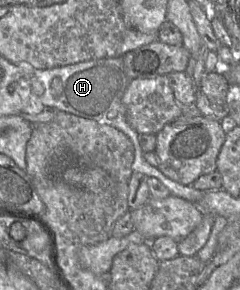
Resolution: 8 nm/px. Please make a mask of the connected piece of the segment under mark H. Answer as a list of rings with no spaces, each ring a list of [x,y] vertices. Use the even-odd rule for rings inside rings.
[[[122,57],[95,59],[44,70],[34,69],[26,62],[20,62],[18,66],[23,69],[22,79],[19,80],[19,83],[23,86],[22,96],[23,91],[26,91],[26,103],[29,106],[43,104],[46,107],[92,119],[120,130],[133,146],[134,158],[131,167],[133,172],[158,179],[169,189],[172,195],[192,203],[197,203],[203,198],[205,191],[195,189],[192,185],[182,185],[171,180],[162,174],[157,167],[151,166],[143,158],[143,151],[138,138],[139,133],[129,125],[126,117],[126,107],[122,102],[123,94],[131,80],[125,72]],[[28,85],[31,100],[27,100]]]

